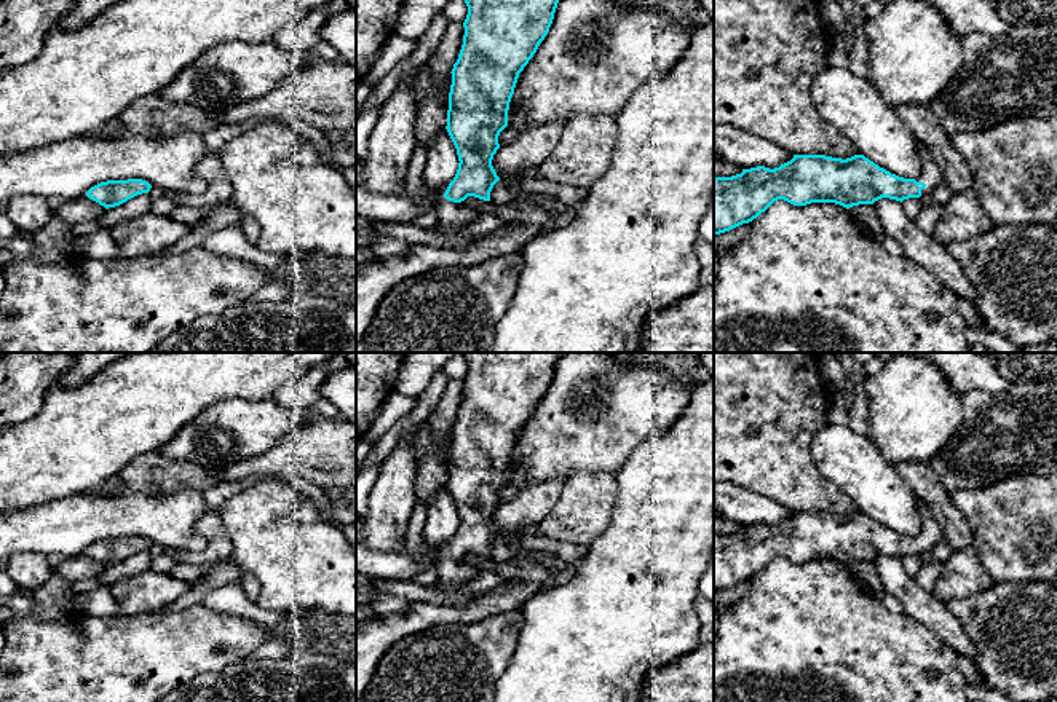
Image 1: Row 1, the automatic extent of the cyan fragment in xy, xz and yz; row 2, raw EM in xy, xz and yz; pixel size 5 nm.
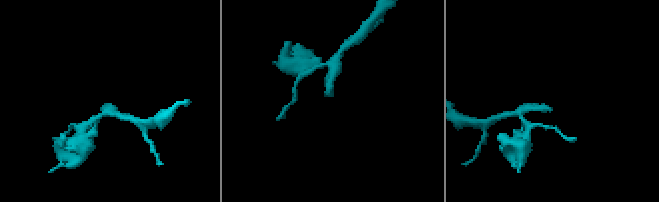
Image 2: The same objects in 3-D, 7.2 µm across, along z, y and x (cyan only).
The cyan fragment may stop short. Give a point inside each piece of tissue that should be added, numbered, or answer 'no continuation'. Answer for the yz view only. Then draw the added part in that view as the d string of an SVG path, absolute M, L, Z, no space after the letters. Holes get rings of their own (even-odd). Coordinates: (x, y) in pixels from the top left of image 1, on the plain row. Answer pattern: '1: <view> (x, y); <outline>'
1: yz (931, 532); M918 499L918 509L921 514L921 531L915 536L923 539L926 544L921 547L921 552L931 552L944 539L944 531L939 523L931 515L928 506Z

